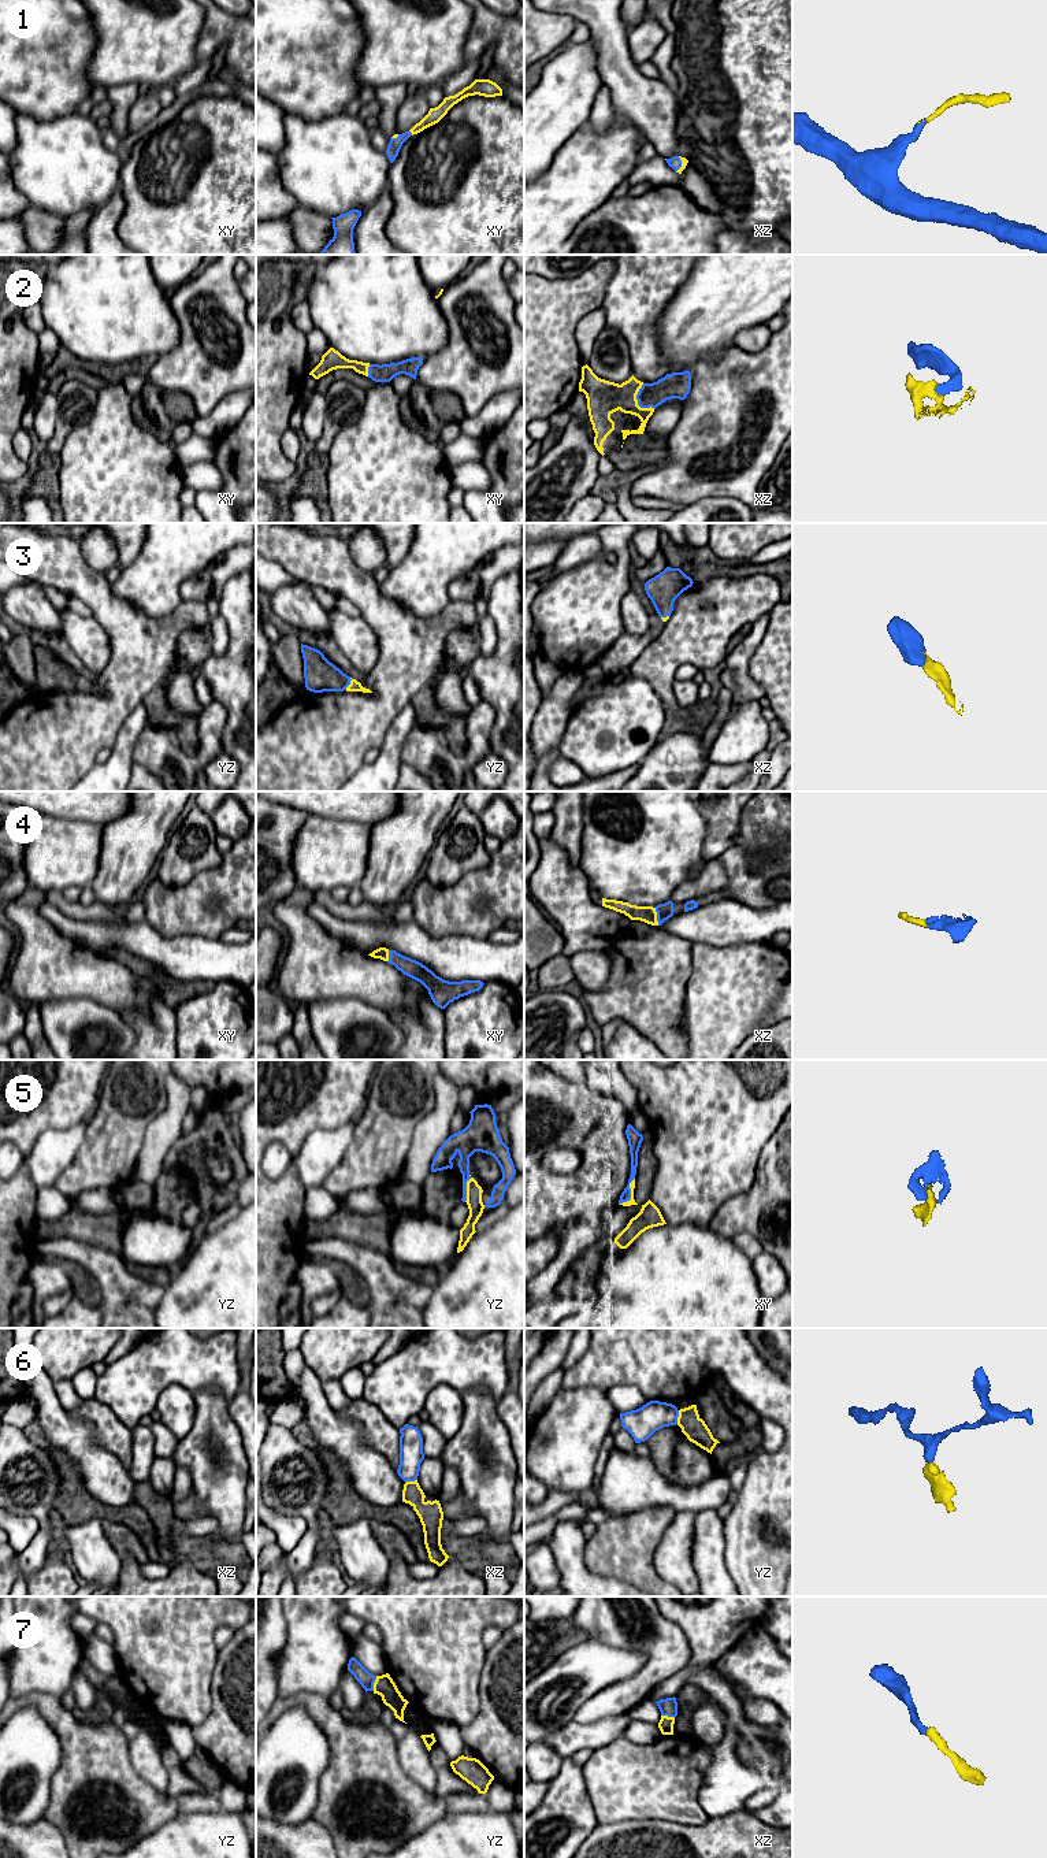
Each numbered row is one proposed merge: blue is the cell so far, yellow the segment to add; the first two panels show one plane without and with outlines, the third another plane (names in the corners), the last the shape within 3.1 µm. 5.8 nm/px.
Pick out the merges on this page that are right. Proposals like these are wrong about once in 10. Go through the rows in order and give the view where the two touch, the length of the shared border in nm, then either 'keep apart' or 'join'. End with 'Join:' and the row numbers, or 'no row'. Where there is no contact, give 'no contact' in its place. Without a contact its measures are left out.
1: contact in xy; length 40 nm; join
2: contact in xz; length 170 nm; join
3: contact in yz; length 80 nm; join
4: contact in xz; length 110 nm; join
5: contact in xy; length 180 nm; join
6: contact in yz; length 80 nm; keep apart
7: contact in yz; length 90 nm; join
Join: 1, 2, 3, 4, 5, 7

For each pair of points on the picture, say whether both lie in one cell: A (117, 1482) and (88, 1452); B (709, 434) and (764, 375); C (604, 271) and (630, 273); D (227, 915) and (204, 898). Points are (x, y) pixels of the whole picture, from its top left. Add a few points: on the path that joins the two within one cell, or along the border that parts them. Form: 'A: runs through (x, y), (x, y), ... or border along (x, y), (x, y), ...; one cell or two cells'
A: runs through (110, 1475), (93, 1458); one cell
B: runs through (724, 419), (753, 390); one cell
C: border along (615, 269), (602, 301); two cells
D: runs through (222, 909), (210, 898); one cell

